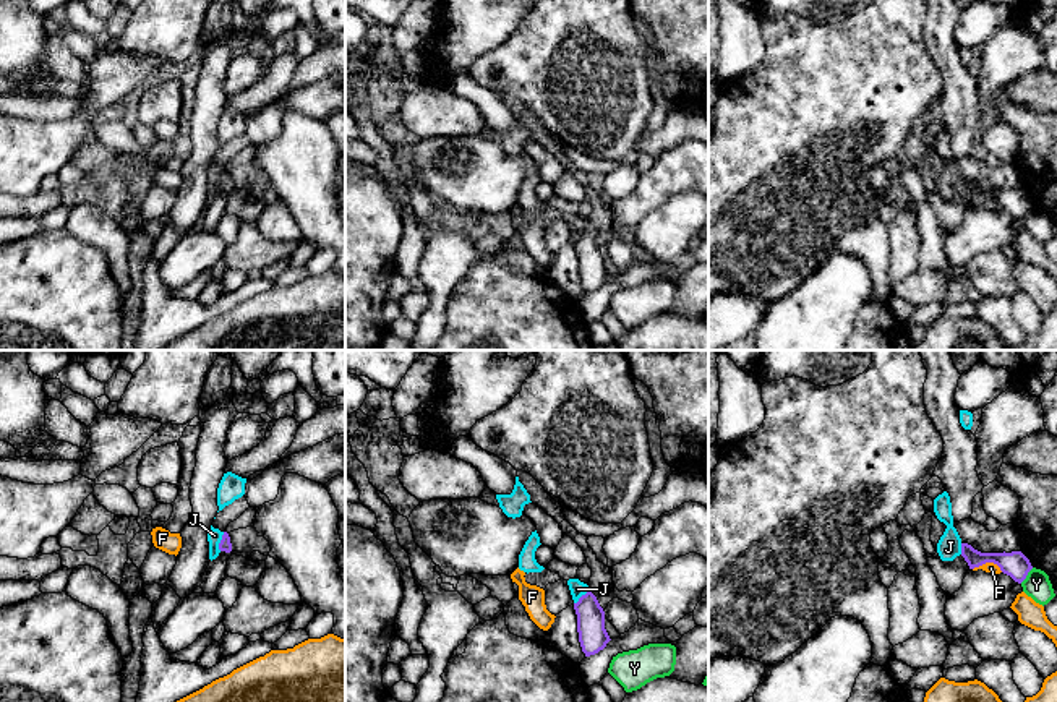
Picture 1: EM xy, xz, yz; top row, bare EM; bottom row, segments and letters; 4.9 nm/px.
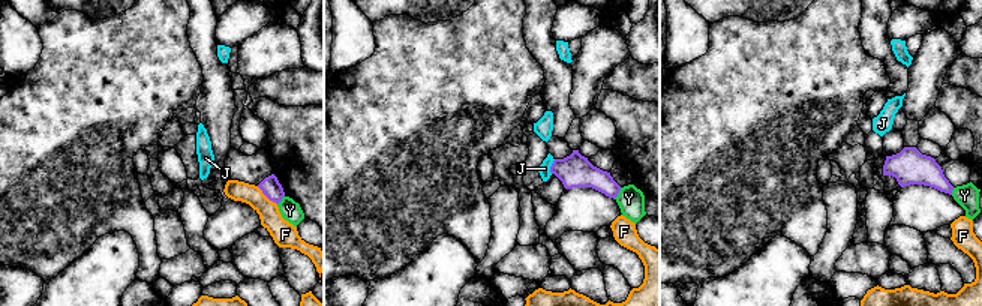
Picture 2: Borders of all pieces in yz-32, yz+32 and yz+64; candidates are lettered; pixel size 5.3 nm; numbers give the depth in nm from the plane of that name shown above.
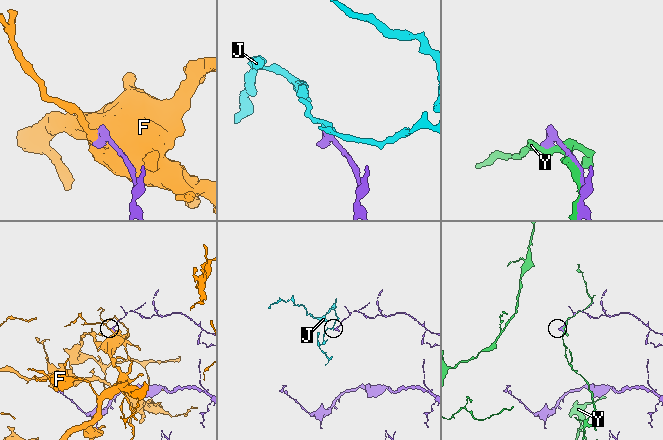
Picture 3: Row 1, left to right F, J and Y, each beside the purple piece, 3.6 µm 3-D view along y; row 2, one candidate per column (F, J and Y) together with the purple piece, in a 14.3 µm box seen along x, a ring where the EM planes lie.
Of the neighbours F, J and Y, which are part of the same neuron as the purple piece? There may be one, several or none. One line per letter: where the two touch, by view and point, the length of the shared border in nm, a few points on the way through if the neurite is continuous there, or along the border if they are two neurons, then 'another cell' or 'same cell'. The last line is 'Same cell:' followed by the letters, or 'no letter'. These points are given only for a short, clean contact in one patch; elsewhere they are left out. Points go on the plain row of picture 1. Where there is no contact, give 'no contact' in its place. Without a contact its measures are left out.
F: contact yz (988, 198); length 150 nm; another cell
J: contact xy (221, 179); length 100 nm; border xy (224, 169), (219, 187); another cell
Y: contact yz (1027, 211); length 100 nm; another cell
Same cell: no letter

